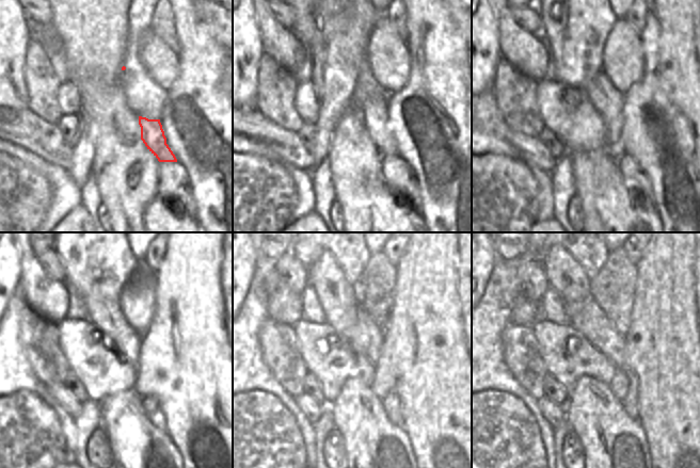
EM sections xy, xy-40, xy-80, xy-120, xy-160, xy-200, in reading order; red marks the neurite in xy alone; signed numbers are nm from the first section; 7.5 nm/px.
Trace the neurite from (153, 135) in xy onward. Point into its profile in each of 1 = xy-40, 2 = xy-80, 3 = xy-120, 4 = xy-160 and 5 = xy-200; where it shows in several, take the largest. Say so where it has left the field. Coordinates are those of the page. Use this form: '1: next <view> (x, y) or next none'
1: next xy-40 (368, 98)
2: next xy-80 (608, 101)
3: next xy-120 (102, 301)
4: next xy-160 (336, 293)
5: next xy-200 (566, 276)

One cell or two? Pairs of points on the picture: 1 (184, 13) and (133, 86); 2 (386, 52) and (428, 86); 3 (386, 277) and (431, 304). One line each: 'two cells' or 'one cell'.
1: two cells
2: two cells
3: two cells

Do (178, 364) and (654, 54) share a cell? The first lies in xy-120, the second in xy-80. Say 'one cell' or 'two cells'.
one cell

